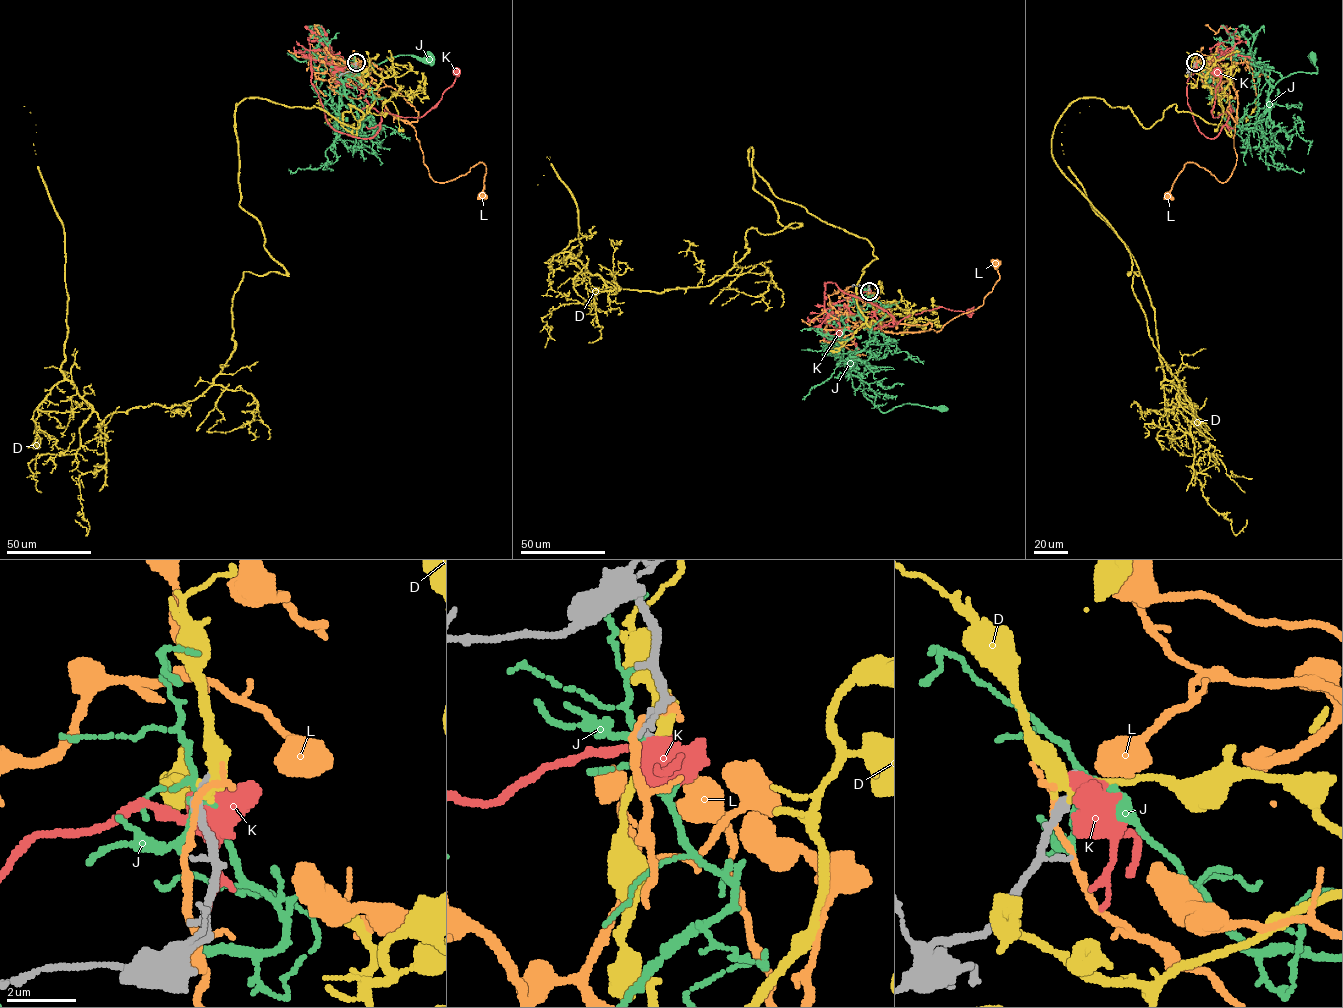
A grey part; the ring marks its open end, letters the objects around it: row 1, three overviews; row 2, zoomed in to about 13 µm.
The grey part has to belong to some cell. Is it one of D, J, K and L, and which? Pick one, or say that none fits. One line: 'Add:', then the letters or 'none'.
Add: none

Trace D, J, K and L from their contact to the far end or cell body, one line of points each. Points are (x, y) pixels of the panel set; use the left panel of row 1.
D: (355, 63), (356, 136), (236, 107), (286, 273), (244, 272), (203, 392), (102, 421), (24, 106)
J: (355, 63), (344, 94), (363, 125), (350, 130), (338, 109), (350, 71), (428, 57)
K: (355, 62), (312, 58), (311, 83), (328, 123), (363, 138), (385, 112), (422, 117), (456, 71)
L: (355, 64), (355, 74), (347, 74), (413, 127), (434, 181), (453, 180), (482, 162), (481, 196)

